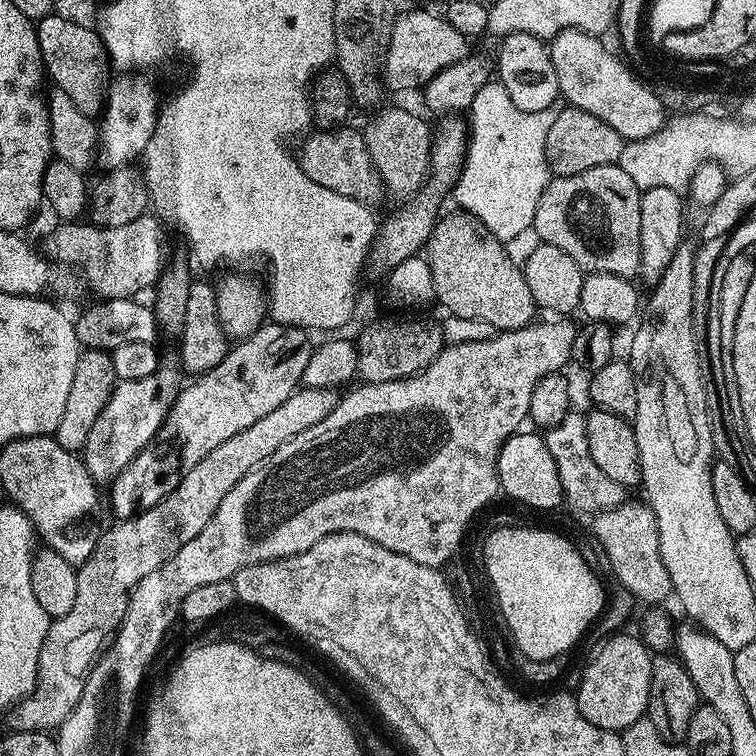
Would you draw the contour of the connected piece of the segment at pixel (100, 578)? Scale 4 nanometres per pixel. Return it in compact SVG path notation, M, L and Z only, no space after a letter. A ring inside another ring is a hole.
M303 386L297 388L294 394L290 394L290 398L286 398L286 402L282 402L282 406L277 406L275 410L270 410L270 414L258 418L258 422L246 426L242 434L234 434L234 438L226 438L222 446L210 450L210 454L206 454L206 458L202 458L202 462L198 462L198 466L194 466L194 470L190 470L190 474L186 474L186 478L182 478L182 482L178 482L178 486L170 490L170 494L166 494L162 502L150 506L150 510L139 512L136 516L121 519L113 528L105 527L94 546L94 554L90 554L90 558L86 558L86 562L79 565L76 573L78 595L74 598L73 609L67 614L62 614L62 618L52 620L48 625L48 633L42 642L42 654L38 654L36 689L27 700L21 700L8 713L7 727L18 732L51 733L59 729L60 724L66 722L66 718L70 718L70 710L74 710L78 698L82 698L82 690L86 686L86 678L92 665L96 663L100 653L120 629L128 609L128 597L132 595L138 582L142 582L146 574L154 574L154 570L158 570L171 556L178 554L178 550L182 550L182 546L186 546L190 538L198 538L206 522L214 518L214 510L222 506L222 498L226 498L226 494L234 490L237 482L270 459L274 450L290 442L290 438L302 434L302 430L310 430L310 426L318 426L318 422L322 422L322 418L326 418L326 414L334 410L337 399L337 393L330 388Z

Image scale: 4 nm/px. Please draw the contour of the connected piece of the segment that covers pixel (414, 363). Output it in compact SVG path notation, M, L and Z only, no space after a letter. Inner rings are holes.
M376 320L365 326L355 345L359 379L370 384L417 376L446 346L443 327L432 320Z

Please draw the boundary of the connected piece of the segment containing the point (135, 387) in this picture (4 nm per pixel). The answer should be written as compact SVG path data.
M165 351L154 374L117 383L116 389L110 394L110 402L106 402L102 414L98 414L82 450L86 470L97 485L111 485L118 478L118 474L122 474L122 470L130 466L132 459L156 437L166 414L170 414L180 393L180 376L182 377L182 369L177 353Z

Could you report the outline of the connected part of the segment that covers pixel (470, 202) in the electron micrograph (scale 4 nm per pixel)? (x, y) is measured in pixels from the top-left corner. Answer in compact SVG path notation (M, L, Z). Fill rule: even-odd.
M489 82L482 86L466 111L468 153L454 185L454 200L478 218L499 240L511 242L534 222L538 198L550 179L546 162L546 134L554 126L555 107L537 112L518 110L506 94L506 86Z

